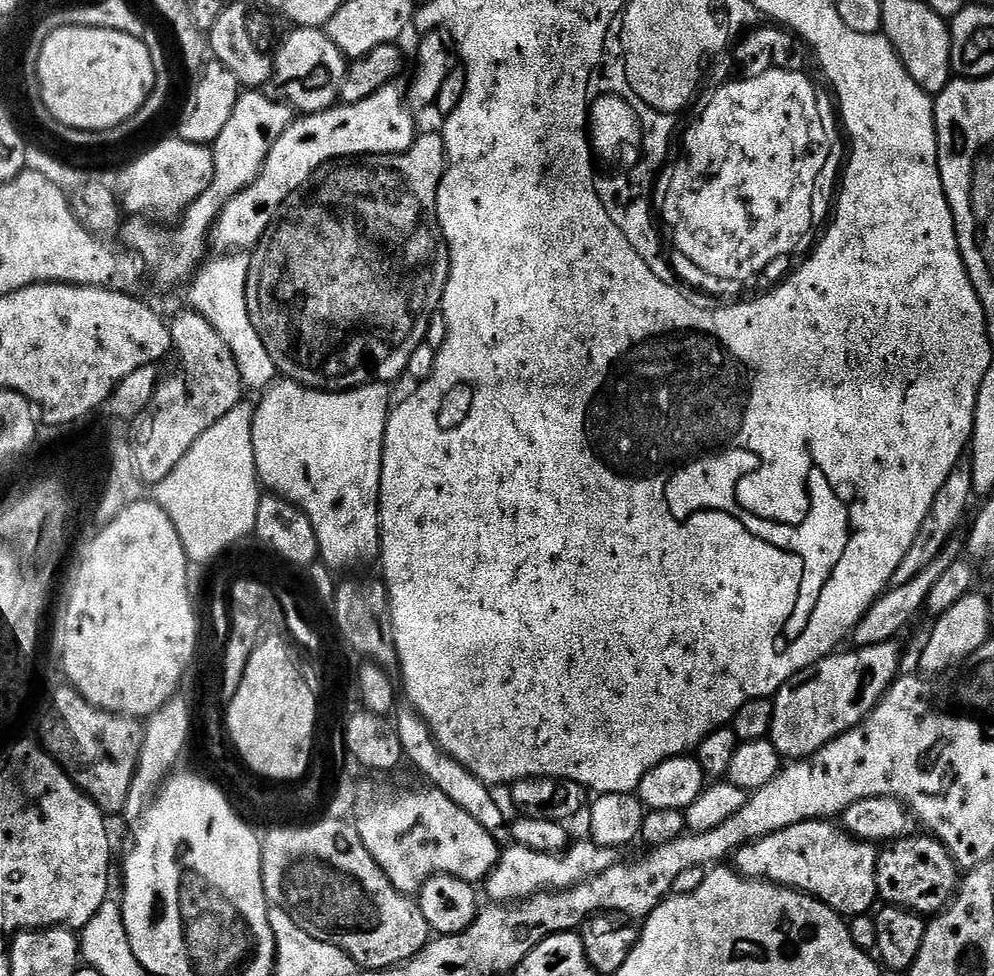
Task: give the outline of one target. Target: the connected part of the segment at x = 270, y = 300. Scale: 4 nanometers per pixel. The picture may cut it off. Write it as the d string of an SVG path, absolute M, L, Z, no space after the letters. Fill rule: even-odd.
M421 131L417 135L416 143L404 152L332 160L322 165L298 191L290 194L290 198L281 206L280 215L269 228L267 236L251 253L251 279L254 281L254 304L258 309L260 337L264 339L266 350L270 350L277 369L287 379L303 384L306 388L355 390L364 384L396 380L407 373L414 350L418 350L418 346L425 343L428 328L444 303L444 291L448 281L448 244L444 241L440 229L436 203L440 179L443 178L447 167L448 151L443 135L439 131Z

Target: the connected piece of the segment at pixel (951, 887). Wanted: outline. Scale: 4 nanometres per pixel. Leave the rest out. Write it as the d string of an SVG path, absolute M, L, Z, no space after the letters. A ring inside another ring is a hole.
M928 834L905 836L895 841L879 853L876 862L876 891L879 899L888 906L911 908L925 918L935 916L951 904L961 879L961 869L948 852L948 847Z

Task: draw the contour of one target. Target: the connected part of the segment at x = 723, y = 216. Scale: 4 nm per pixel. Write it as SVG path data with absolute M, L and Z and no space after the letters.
M775 68L774 70L770 70L769 72L756 72L755 74L751 74L752 76L748 76L745 80L736 80L733 84L724 84L720 89L717 90L716 93L712 96L712 101L709 102L708 105L704 108L704 113L701 114L700 117L696 120L696 125L693 126L692 129L689 130L688 133L684 136L684 153L681 154L680 157L677 158L676 161L673 159L671 161L672 169L668 172L668 177L661 179L658 184L658 188L660 188L664 193L659 193L658 196L658 204L660 200L660 208L658 207L658 216L661 221L664 220L668 223L668 228L672 231L672 244L677 248L678 251L681 252L681 256L674 260L674 264L681 268L684 271L684 276L688 280L693 280L694 283L697 284L700 288L708 288L712 284L712 280L733 280L736 284L748 284L751 282L755 276L760 276L764 271L767 270L768 267L771 266L775 260L780 260L783 256L796 256L799 252L807 253L809 249L811 249L816 235L814 234L814 228L816 226L816 214L818 211L818 205L821 200L821 196L818 194L818 186L816 186L816 182L818 182L818 170L820 170L820 166L824 164L824 168L828 168L828 166L832 166L832 147L835 146L834 135L833 132L828 128L827 115L821 113L822 107L819 106L819 98L818 98L818 90L814 90L812 84L809 84L809 79L806 74L798 74L795 73L794 70L785 70L781 71Z

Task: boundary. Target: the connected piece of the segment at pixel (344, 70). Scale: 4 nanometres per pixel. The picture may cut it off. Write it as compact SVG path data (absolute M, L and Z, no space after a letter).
M297 27L296 32L292 32L284 40L284 45L277 51L274 56L274 67L272 70L271 87L276 87L275 95L283 98L291 104L293 109L300 114L311 114L313 112L325 112L328 108L333 107L340 100L340 91L342 82L348 73L349 61L344 53L330 42L327 31L319 28L302 28Z

